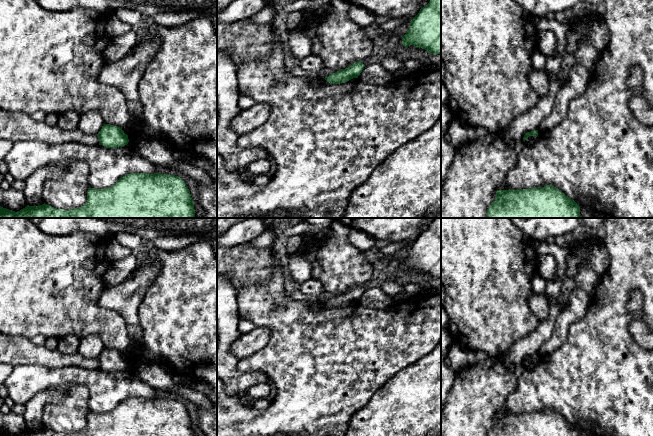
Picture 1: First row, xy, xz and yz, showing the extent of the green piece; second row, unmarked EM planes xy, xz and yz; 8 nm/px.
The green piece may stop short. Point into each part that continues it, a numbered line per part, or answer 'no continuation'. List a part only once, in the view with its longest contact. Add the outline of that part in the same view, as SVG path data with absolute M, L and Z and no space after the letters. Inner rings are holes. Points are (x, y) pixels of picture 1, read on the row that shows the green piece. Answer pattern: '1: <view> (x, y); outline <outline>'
no continuation

